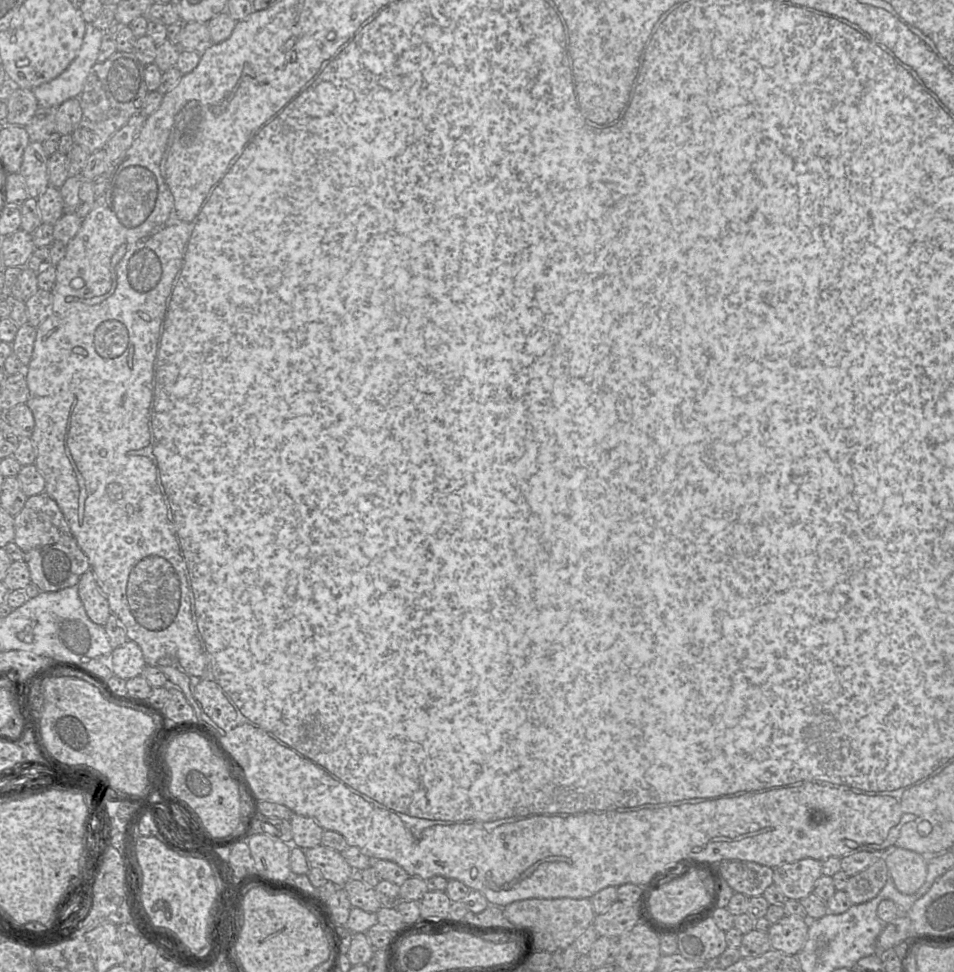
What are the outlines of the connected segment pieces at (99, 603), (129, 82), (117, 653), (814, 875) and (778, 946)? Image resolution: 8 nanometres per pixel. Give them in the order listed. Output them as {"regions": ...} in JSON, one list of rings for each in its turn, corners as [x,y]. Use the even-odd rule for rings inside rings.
{"regions":[[[[91,569],[80,577],[77,588],[88,617],[94,623],[104,626],[111,615],[111,609]]],[[[116,51],[104,62],[97,62],[91,69],[81,95],[82,118],[72,133],[75,144],[90,153],[105,149],[109,139],[131,118],[142,115],[149,93],[145,82],[145,65],[133,51]]],[[[127,640],[121,646],[113,648],[112,663],[114,675],[125,680],[142,676],[146,666],[141,648],[132,640]]],[[[805,858],[773,868],[773,884],[787,899],[800,900],[813,892],[822,874],[821,862]]],[[[785,915],[773,923],[767,932],[771,949],[786,955],[797,955],[806,942],[809,922],[807,918]]]]}

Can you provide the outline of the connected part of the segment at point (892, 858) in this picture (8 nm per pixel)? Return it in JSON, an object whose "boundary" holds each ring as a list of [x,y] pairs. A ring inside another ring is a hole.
{"boundary":[[[893,848],[884,854],[890,878],[903,894],[914,894],[925,882],[927,858],[917,852]]]}

